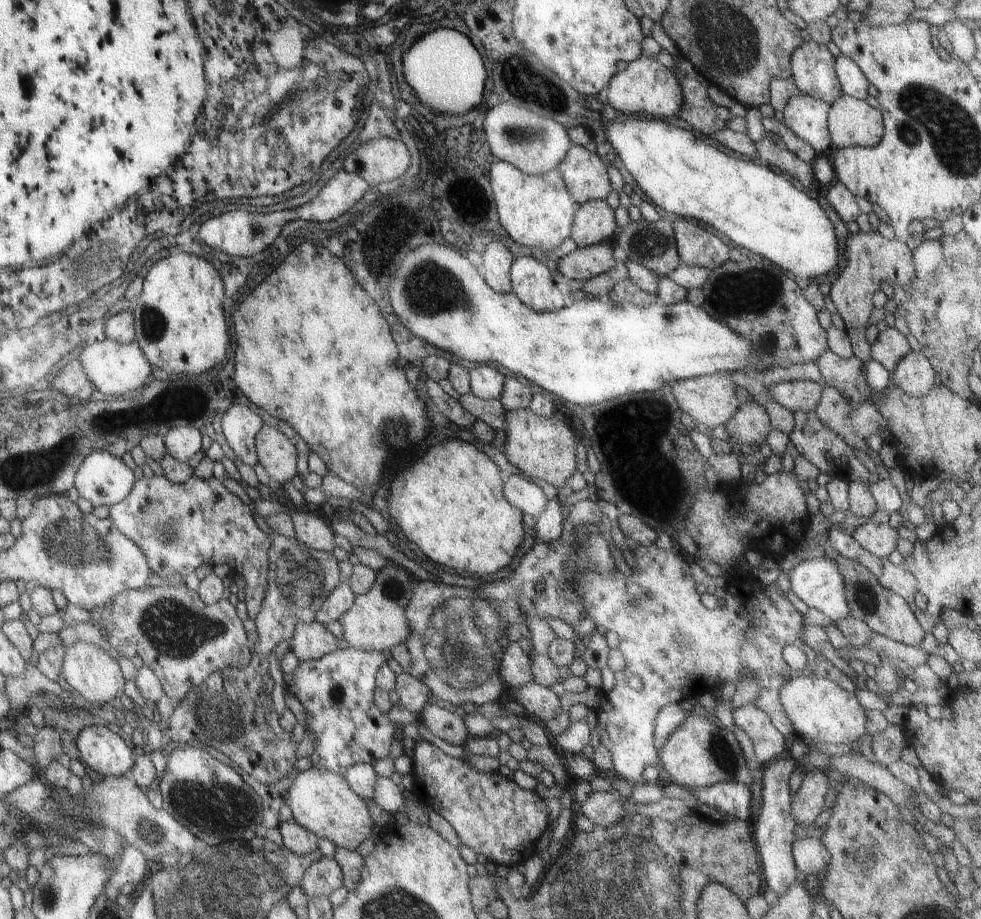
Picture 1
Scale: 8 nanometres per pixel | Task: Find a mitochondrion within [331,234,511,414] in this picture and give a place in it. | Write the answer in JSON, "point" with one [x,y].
{"point":[425,297]}

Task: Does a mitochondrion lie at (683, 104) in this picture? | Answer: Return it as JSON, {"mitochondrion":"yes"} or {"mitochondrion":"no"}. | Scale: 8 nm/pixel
{"mitochondrion":"no"}

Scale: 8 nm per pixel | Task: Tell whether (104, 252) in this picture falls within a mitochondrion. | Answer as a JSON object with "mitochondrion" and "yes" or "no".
{"mitochondrion":"yes"}

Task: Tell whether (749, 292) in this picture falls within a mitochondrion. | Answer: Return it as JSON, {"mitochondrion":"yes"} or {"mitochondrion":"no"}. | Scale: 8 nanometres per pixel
{"mitochondrion":"yes"}

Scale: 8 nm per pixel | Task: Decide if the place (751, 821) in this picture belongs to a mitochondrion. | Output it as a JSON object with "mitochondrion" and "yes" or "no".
{"mitochondrion":"no"}

